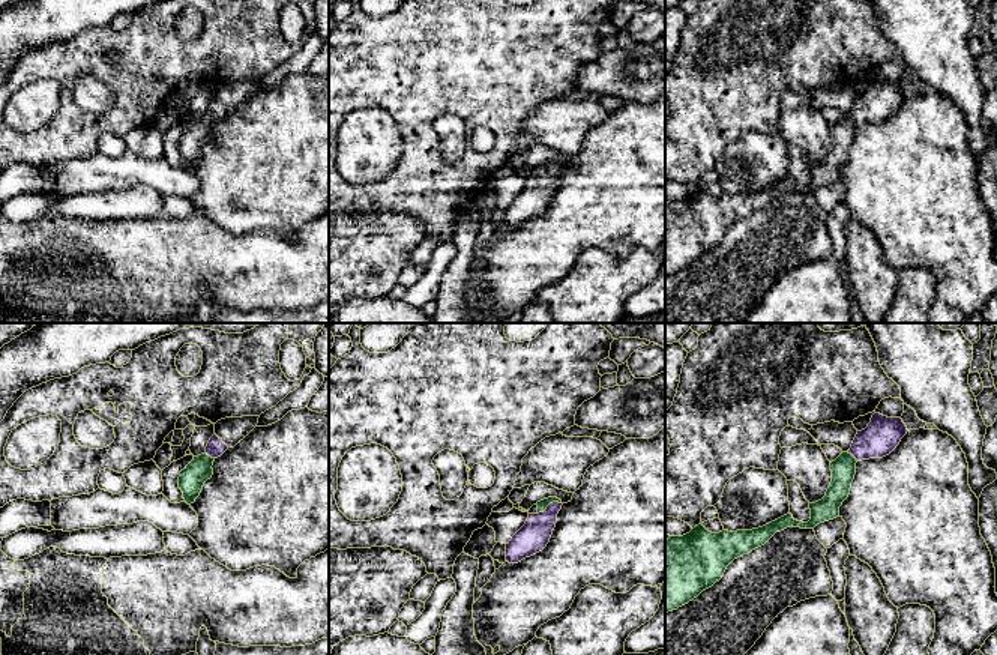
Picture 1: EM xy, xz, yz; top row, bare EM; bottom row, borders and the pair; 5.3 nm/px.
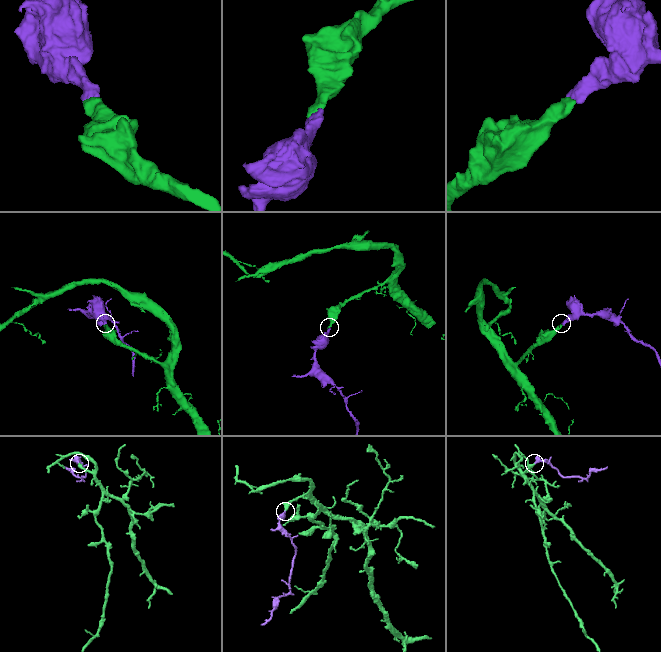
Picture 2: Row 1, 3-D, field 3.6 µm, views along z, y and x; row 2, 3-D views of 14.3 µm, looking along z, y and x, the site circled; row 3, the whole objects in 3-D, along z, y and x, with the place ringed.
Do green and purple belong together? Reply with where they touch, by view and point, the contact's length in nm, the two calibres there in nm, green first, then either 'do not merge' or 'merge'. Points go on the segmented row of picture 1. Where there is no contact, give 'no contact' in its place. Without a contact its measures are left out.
xz (548, 504) | 150 nm | 50/160 nm | merge

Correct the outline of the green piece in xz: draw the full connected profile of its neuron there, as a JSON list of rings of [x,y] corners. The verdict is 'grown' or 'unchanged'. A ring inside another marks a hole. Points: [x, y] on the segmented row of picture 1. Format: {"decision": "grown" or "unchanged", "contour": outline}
{"decision": "grown", "contour": [[[557,497],[538,502],[538,512],[529,514],[526,524],[506,544],[506,562],[518,563],[547,547],[562,505]]]}

